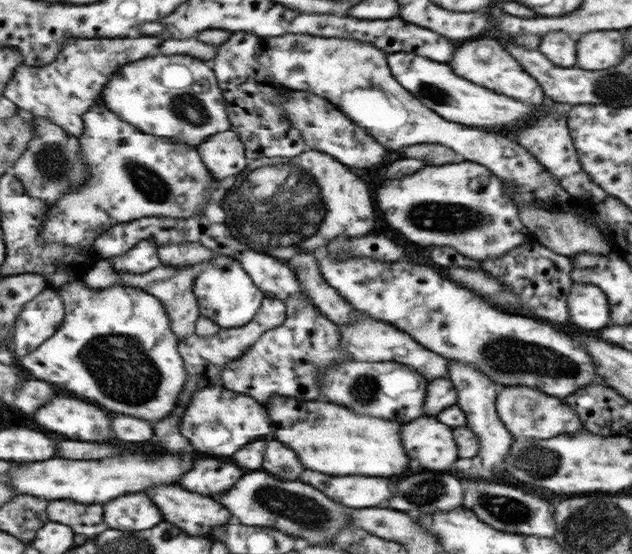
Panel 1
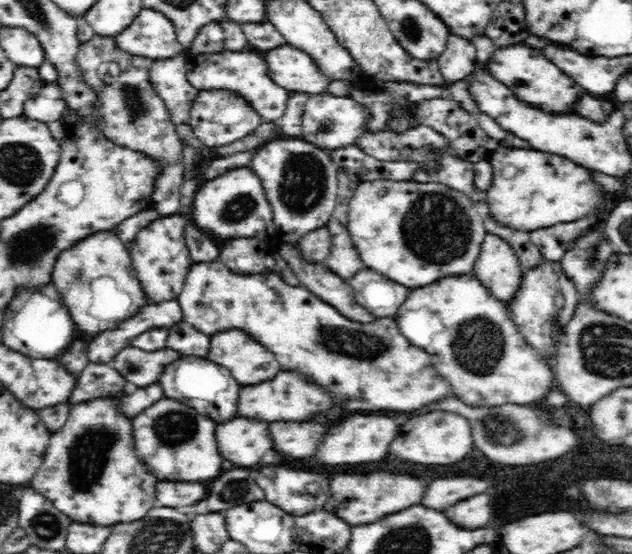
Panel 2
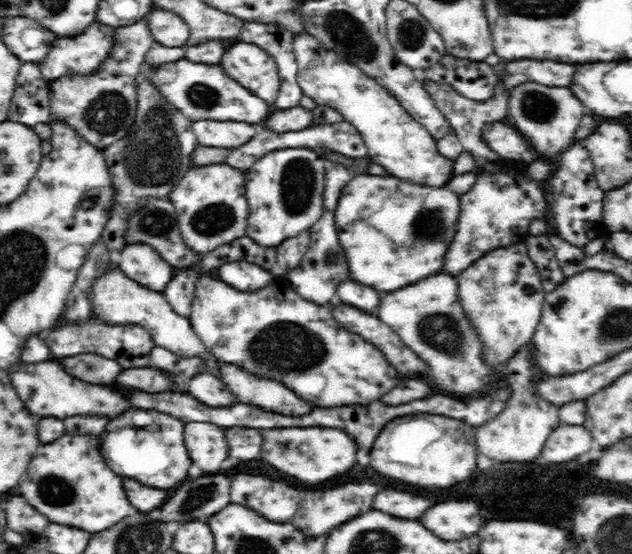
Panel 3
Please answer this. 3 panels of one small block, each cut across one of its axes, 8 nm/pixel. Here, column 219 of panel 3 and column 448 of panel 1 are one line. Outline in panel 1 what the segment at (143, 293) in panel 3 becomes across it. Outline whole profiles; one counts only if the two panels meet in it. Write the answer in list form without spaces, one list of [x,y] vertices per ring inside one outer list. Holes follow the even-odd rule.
[[[448,361],[447,378],[451,381],[456,392],[456,405],[464,412],[465,424],[479,441],[479,450],[471,459],[471,468],[479,472],[481,478],[493,478],[501,472],[503,460],[510,454],[513,437],[503,426],[497,414],[497,396],[501,386],[491,381],[487,374],[478,368],[462,364],[461,361]]]

